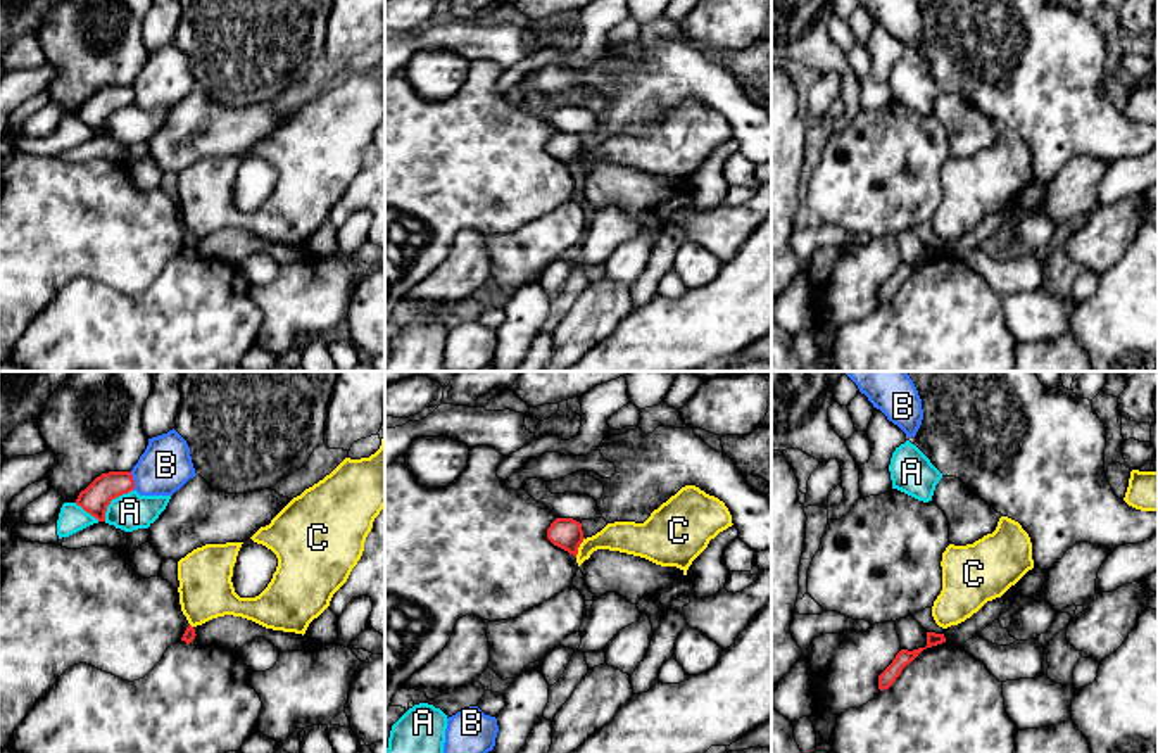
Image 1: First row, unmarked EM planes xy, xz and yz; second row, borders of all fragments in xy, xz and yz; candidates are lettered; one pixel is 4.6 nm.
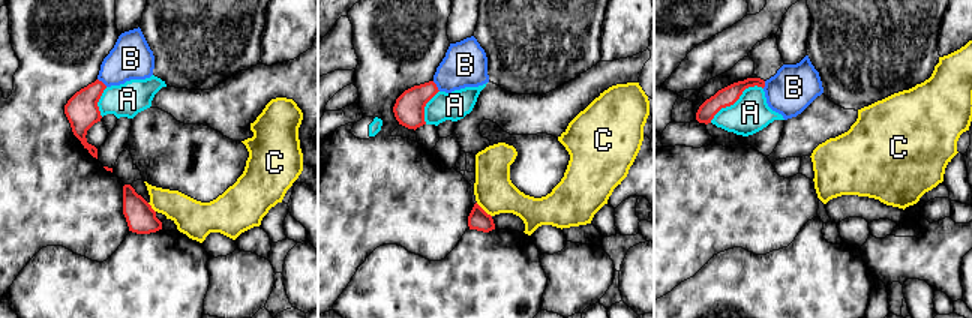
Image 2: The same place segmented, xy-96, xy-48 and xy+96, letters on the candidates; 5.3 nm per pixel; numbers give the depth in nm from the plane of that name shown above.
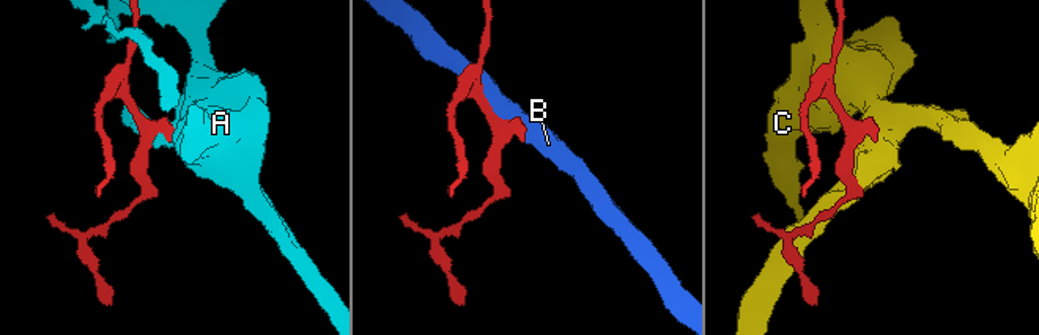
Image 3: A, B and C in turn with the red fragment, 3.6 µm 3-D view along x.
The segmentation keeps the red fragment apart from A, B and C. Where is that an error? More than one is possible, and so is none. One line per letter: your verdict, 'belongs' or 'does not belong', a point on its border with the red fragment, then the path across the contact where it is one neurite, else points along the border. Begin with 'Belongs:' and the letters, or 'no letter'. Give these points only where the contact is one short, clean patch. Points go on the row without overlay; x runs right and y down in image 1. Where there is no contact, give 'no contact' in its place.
Belongs: no letter
A: does not belong; contact xy (111, 113)
B: does not belong; contact xy (133, 94)
C: does not belong; contact xz (578, 159); border xz (584, 151), (575, 170)

